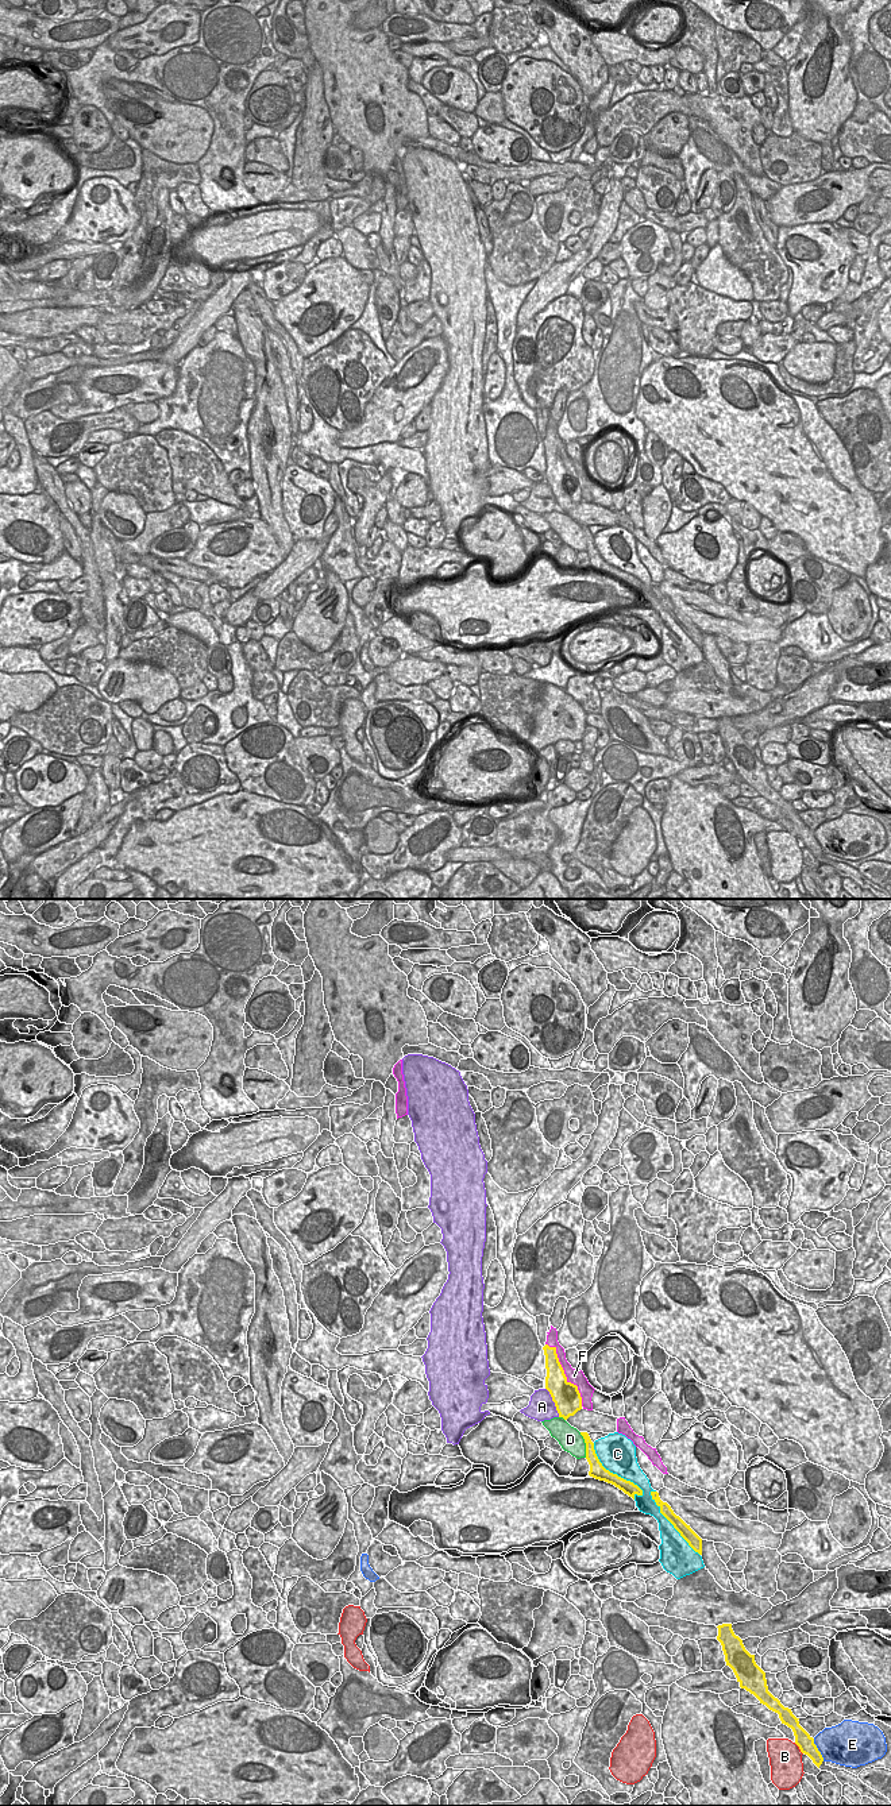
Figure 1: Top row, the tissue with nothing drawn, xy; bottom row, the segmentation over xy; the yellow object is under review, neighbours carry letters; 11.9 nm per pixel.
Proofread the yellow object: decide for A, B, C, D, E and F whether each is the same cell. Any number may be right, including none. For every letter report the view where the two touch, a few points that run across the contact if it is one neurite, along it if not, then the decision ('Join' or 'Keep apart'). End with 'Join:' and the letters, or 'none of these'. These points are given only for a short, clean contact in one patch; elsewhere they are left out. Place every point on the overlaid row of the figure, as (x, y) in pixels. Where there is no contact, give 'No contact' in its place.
A: Touches yellow in xy. Keep apart
B: Touches yellow in xy. Line: xy (794, 1743), (802, 1754). Keep apart
C: Touches yellow in xy. Keep apart
D: Touches yellow in xy. Keep apart
E: Touches yellow in xy. Keep apart
F: Touches yellow in xy. Keep apart
Join: none of these

